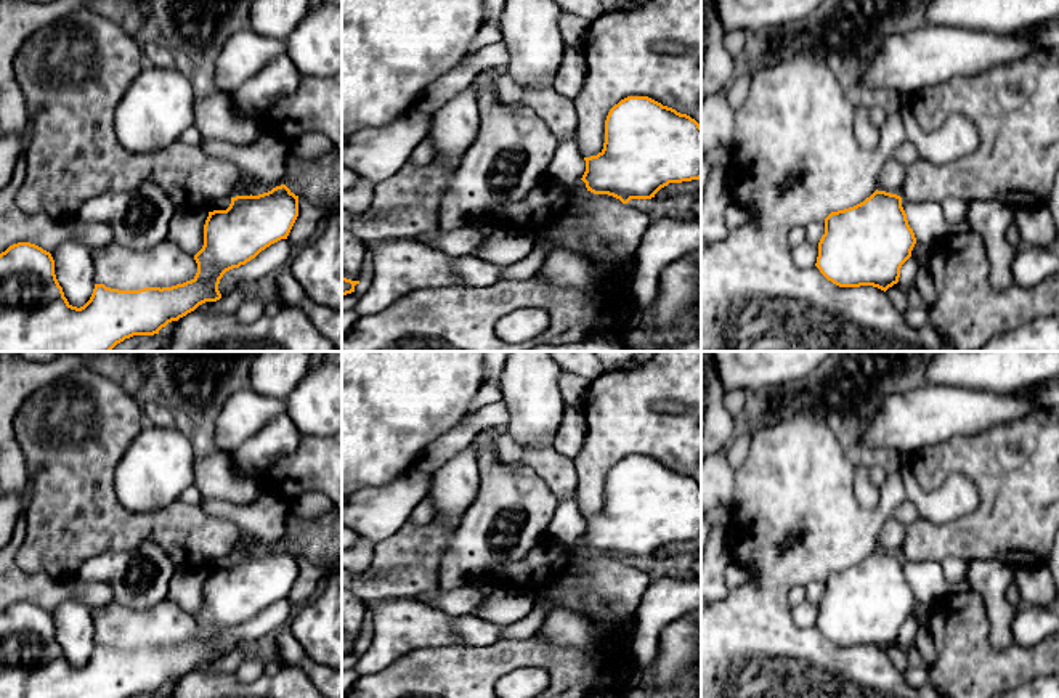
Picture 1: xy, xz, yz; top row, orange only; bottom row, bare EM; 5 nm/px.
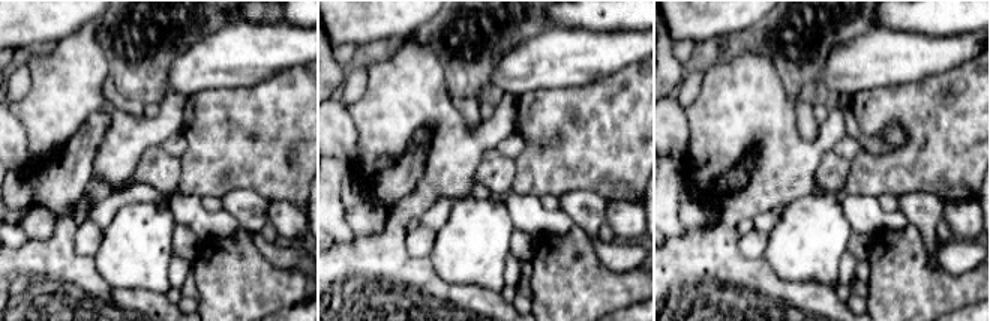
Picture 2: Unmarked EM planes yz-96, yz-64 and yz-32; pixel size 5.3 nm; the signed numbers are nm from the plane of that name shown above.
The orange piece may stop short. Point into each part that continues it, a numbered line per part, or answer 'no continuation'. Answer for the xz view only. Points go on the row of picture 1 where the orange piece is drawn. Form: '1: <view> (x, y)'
no continuation

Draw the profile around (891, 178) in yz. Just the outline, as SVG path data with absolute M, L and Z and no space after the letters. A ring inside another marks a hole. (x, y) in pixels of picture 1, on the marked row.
M894 156L886 160L879 175L878 185L882 191L902 196L902 188L907 178L908 167L900 164Z

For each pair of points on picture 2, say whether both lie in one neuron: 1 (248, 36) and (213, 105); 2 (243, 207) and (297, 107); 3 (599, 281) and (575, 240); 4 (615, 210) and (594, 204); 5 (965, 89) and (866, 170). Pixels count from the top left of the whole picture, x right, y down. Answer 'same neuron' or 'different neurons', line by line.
1: different neurons
2: different neurons
3: same neuron
4: different neurons
5: same neuron

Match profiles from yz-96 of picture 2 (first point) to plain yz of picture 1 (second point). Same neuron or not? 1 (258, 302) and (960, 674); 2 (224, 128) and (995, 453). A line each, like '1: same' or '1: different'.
1: same
2: same

